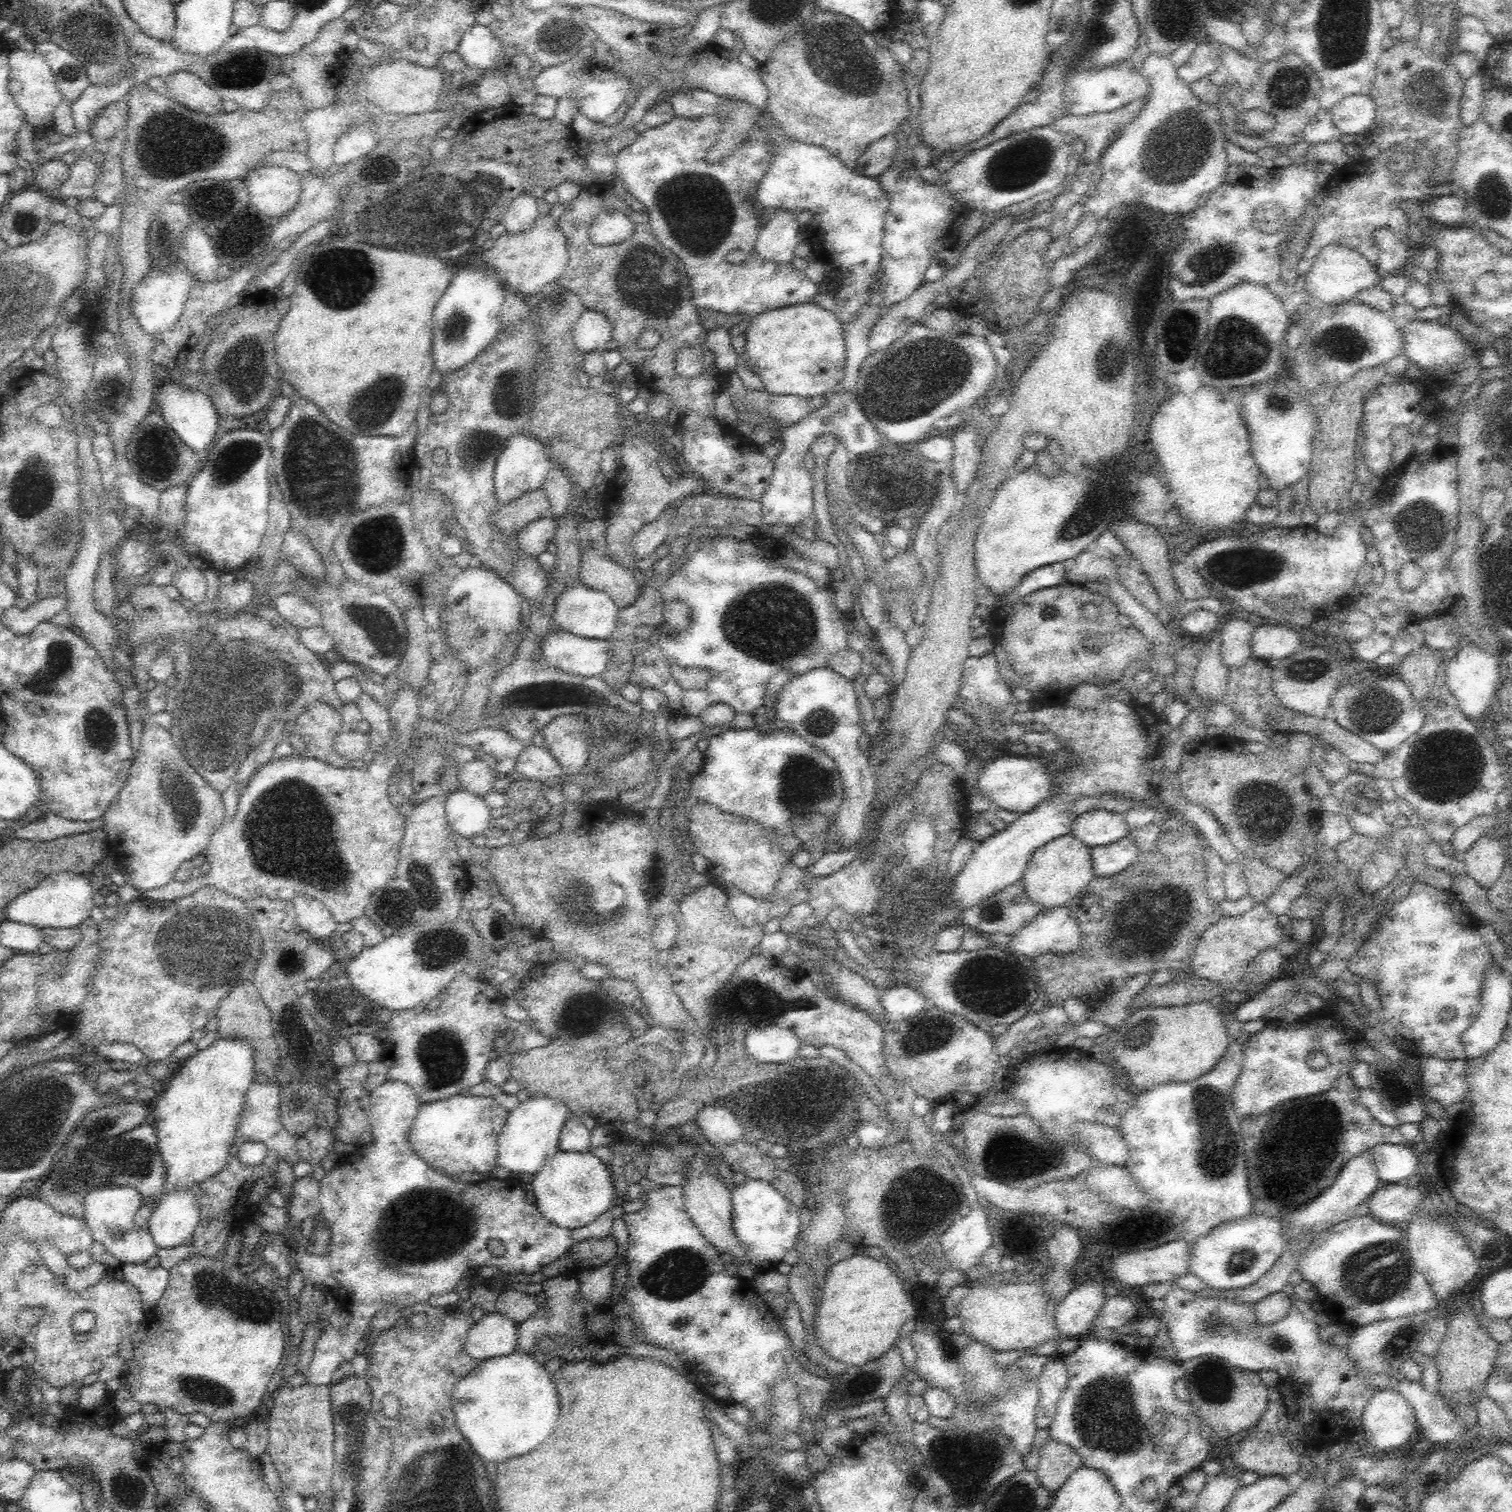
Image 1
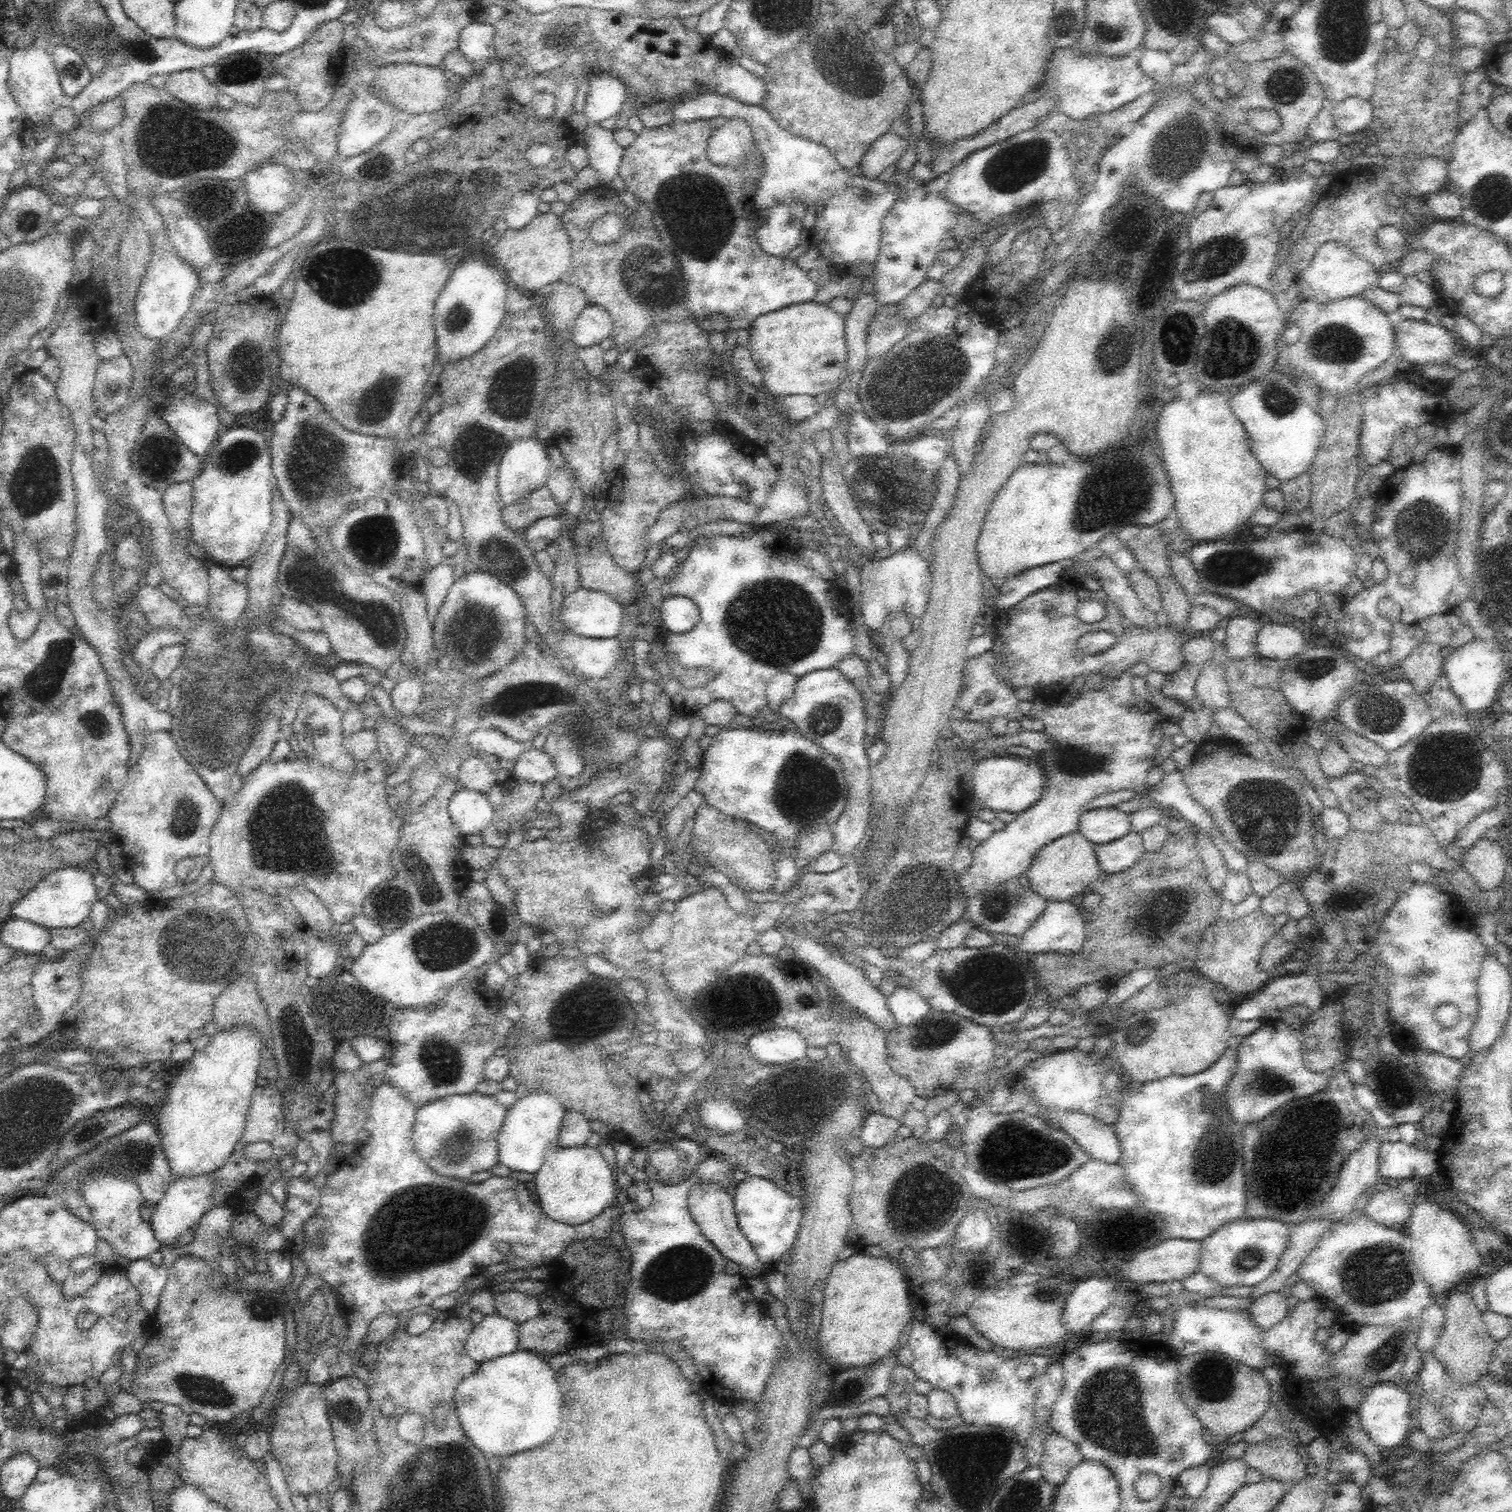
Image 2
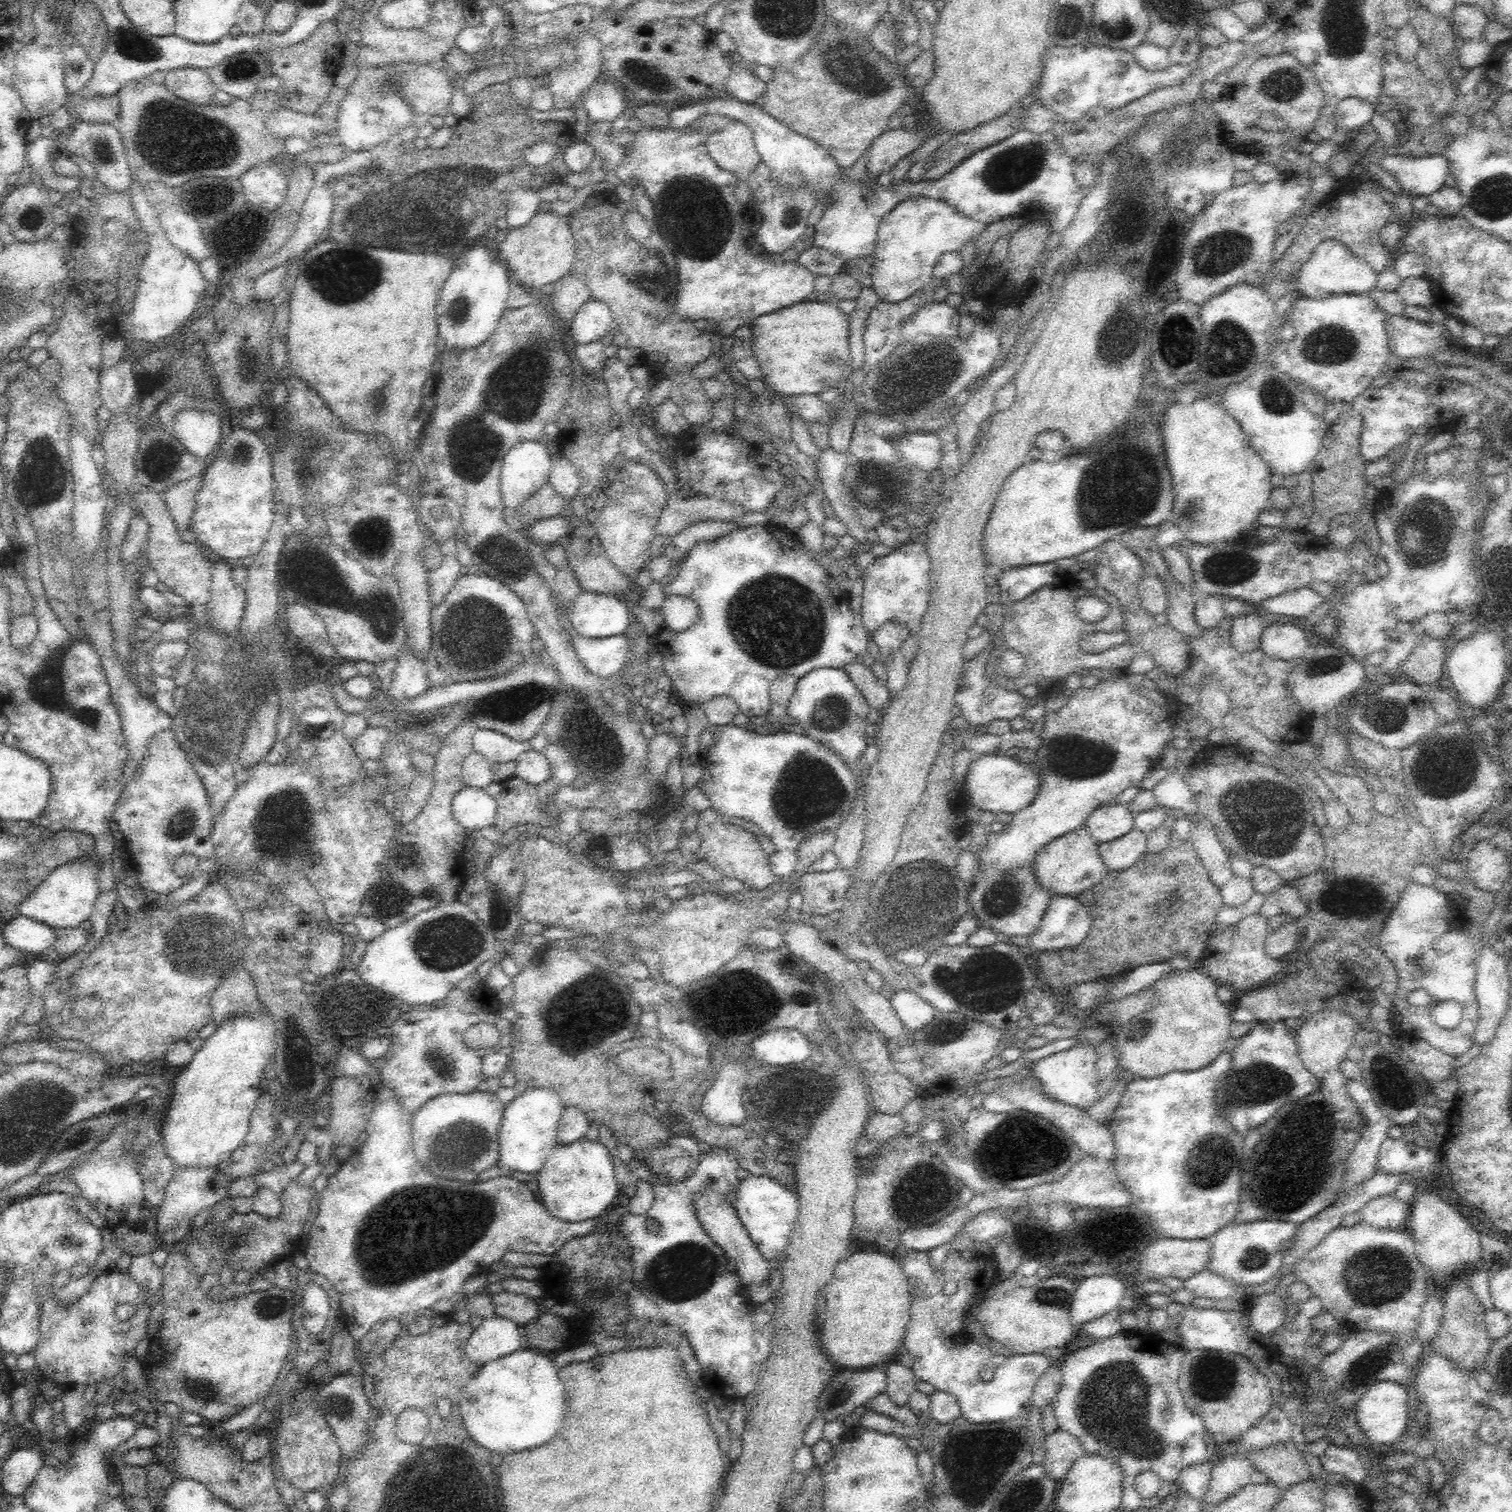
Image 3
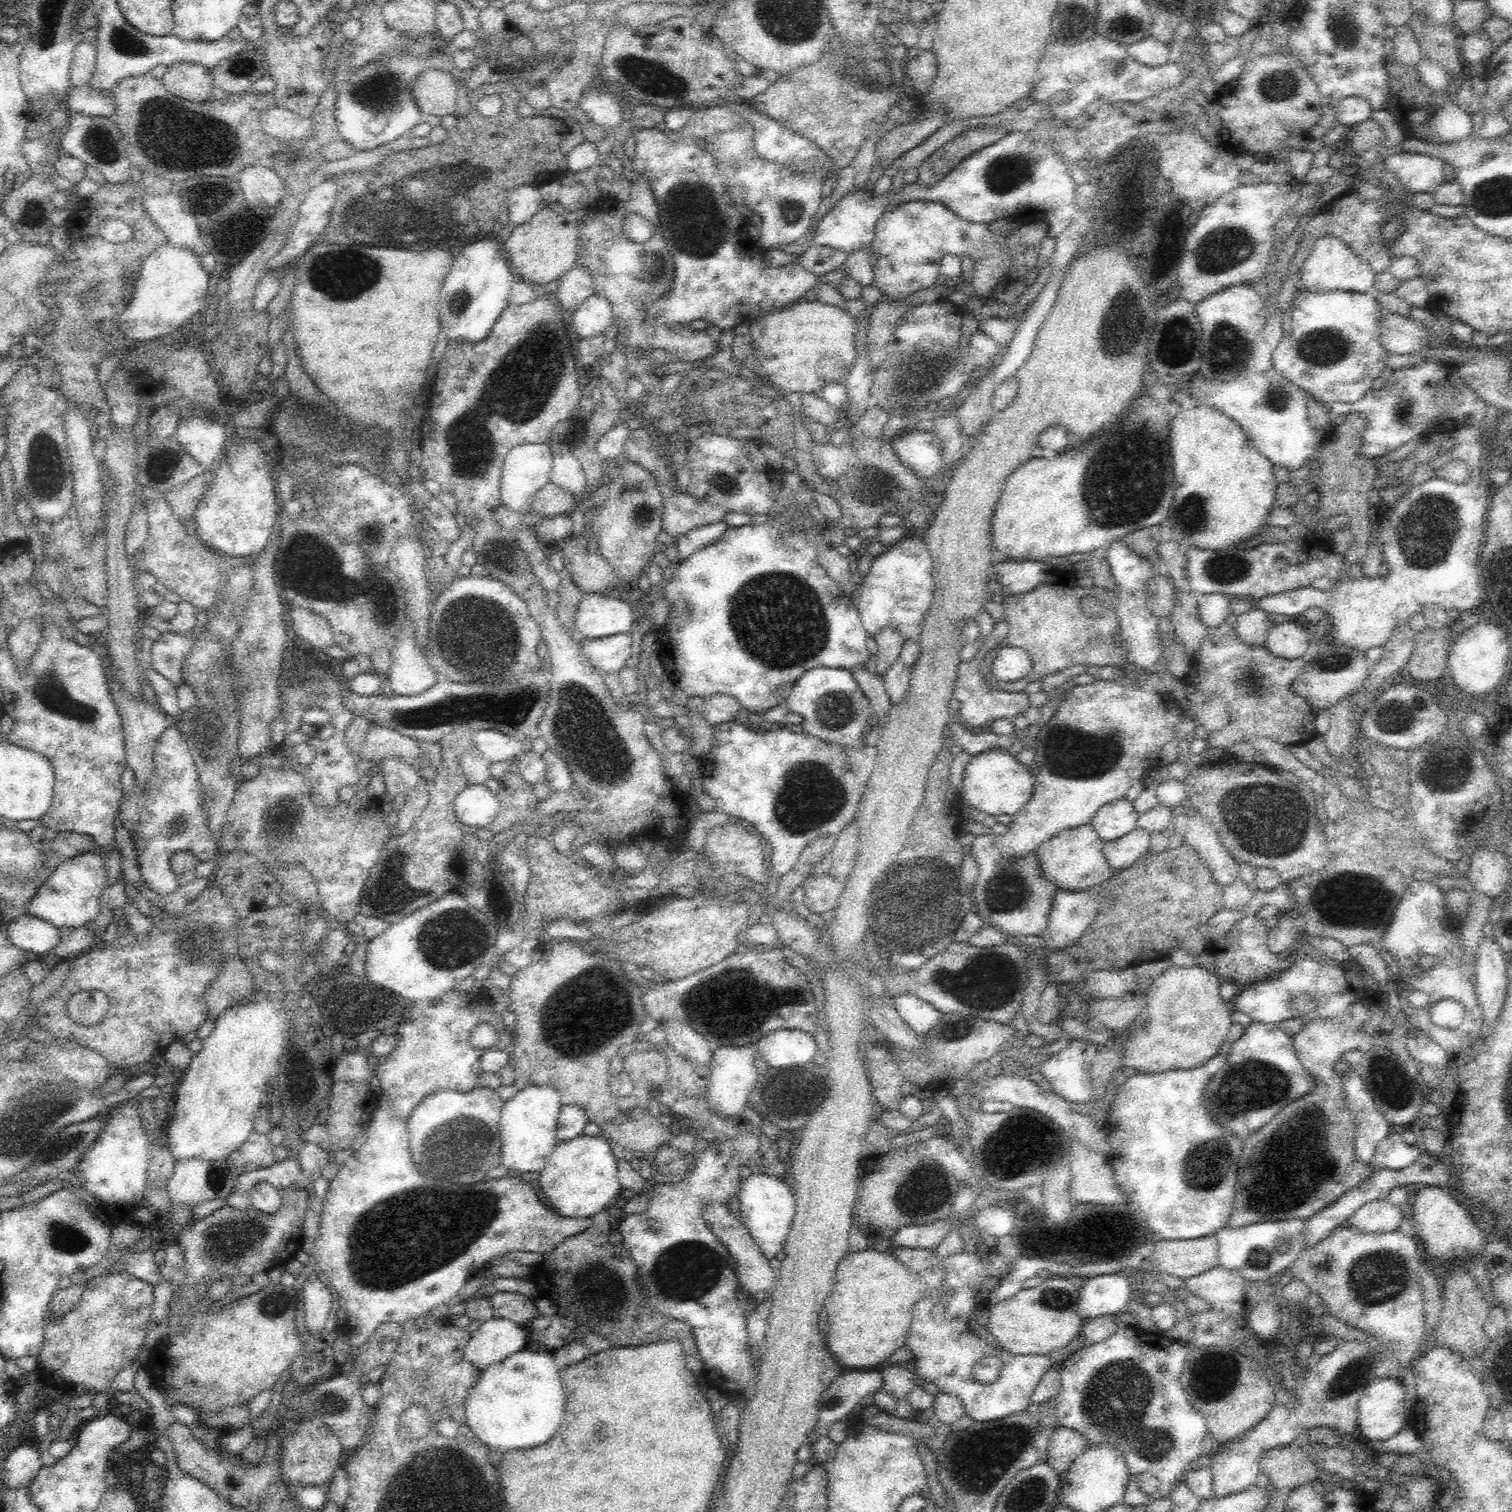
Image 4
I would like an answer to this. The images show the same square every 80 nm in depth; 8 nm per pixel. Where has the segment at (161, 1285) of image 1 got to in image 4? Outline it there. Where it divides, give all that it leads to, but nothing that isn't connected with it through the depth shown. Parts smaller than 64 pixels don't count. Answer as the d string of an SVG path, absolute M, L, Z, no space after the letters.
M154 1247L143 1251L130 1251L122 1254L115 1261L115 1267L122 1268L127 1273L144 1282L156 1286L163 1278L159 1266L154 1261Z

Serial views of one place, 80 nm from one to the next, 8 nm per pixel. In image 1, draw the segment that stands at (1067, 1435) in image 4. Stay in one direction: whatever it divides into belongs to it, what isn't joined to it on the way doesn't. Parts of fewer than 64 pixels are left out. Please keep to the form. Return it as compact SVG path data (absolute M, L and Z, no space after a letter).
M1050 1438L1042 1447L1039 1448L1039 1461L1035 1469L1038 1480L1041 1485L1046 1487L1048 1490L1055 1492L1068 1480L1068 1477L1074 1470L1078 1470L1083 1465L1081 1456L1070 1446L1054 1441Z

